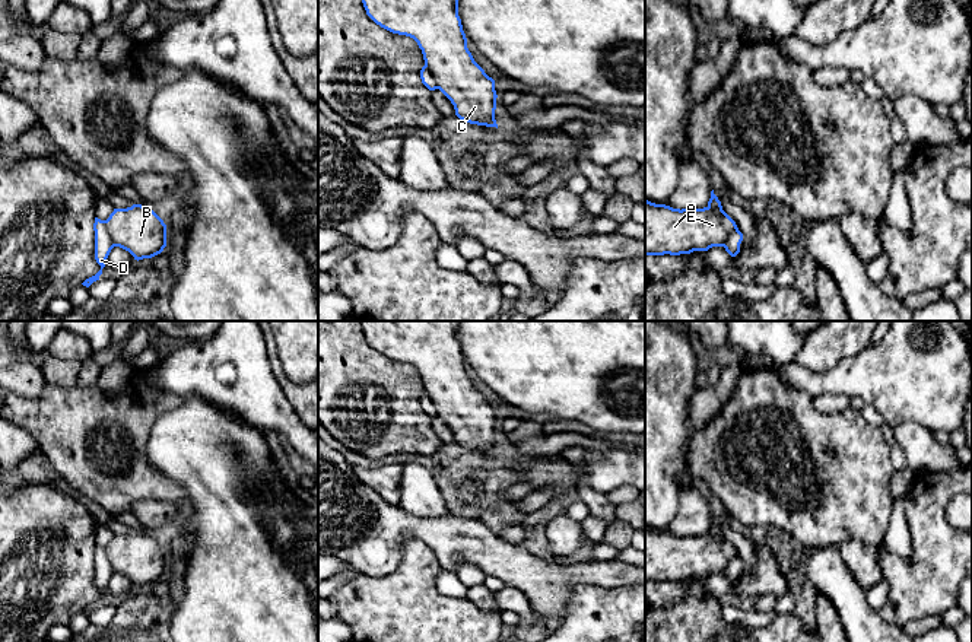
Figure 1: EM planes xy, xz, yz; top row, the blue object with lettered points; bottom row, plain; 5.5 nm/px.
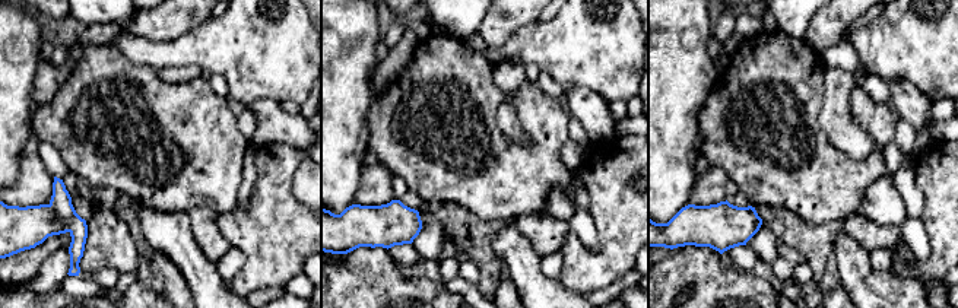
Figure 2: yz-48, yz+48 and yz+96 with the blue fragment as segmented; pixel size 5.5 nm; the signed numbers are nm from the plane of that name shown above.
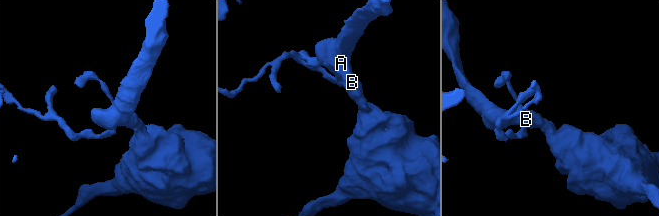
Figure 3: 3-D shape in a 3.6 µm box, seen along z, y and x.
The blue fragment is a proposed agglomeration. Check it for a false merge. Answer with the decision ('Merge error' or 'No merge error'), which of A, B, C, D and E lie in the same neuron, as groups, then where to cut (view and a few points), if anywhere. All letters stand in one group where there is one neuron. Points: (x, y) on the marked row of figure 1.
Merge error. Groups: A B C E / D. Split along xy (104, 221), (116, 245)

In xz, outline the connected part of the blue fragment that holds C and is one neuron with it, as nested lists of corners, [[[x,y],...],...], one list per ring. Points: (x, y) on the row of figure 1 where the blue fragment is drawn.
[[[362,0],[366,15],[381,28],[413,38],[436,88],[451,101],[455,115],[470,124],[496,127],[495,80],[474,61],[458,16],[458,0]]]

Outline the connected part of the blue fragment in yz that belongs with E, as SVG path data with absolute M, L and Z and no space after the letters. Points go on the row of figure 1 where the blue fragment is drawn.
M645 200L645 255L708 251L722 247L733 229L738 228L724 210L680 210Z

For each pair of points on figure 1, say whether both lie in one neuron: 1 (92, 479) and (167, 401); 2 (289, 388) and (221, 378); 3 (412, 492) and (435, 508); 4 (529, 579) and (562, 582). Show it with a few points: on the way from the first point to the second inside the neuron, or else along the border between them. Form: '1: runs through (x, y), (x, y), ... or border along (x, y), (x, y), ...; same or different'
1: runs through (105, 457), (105, 453), (145, 413); same
2: border along (266, 356), (276, 381), (298, 418); different
3: runs through (418, 493), (429, 502); same
4: runs through (537, 579), (553, 582); same

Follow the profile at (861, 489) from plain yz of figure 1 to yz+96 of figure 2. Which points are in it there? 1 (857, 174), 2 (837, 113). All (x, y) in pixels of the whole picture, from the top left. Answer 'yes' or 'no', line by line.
1: yes
2: no

